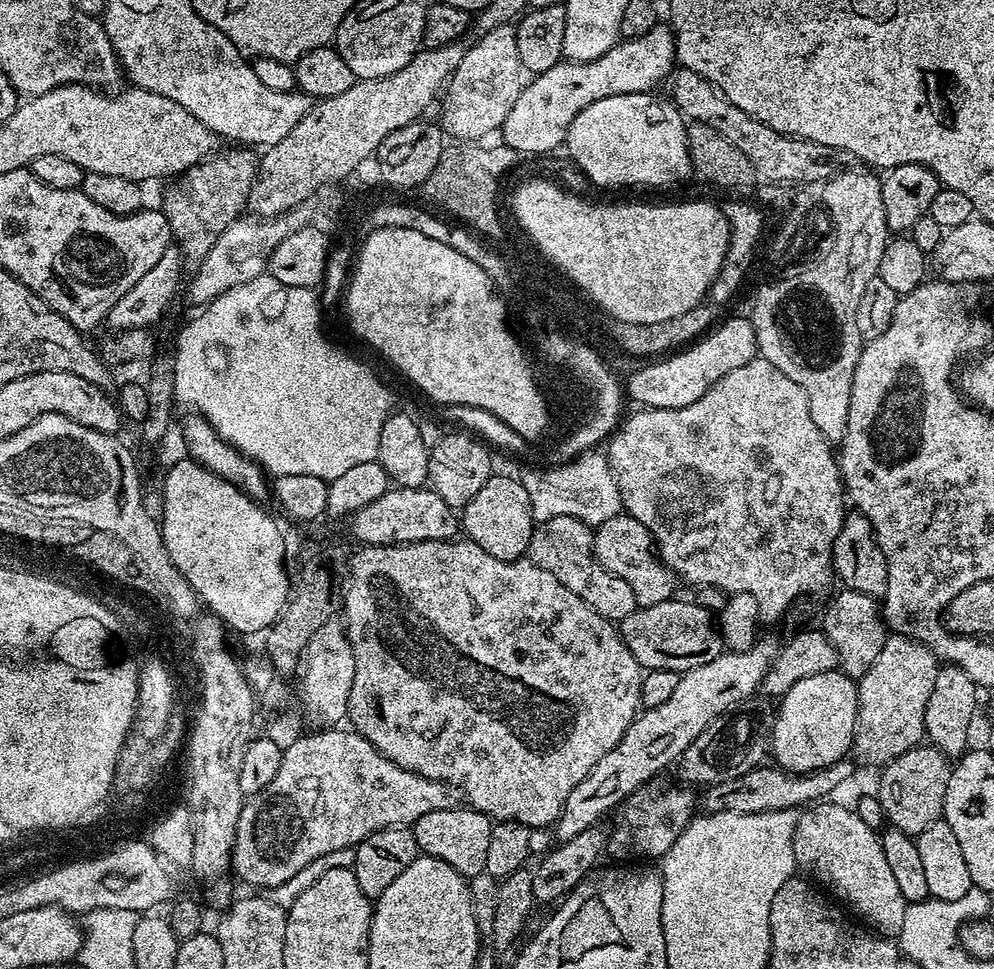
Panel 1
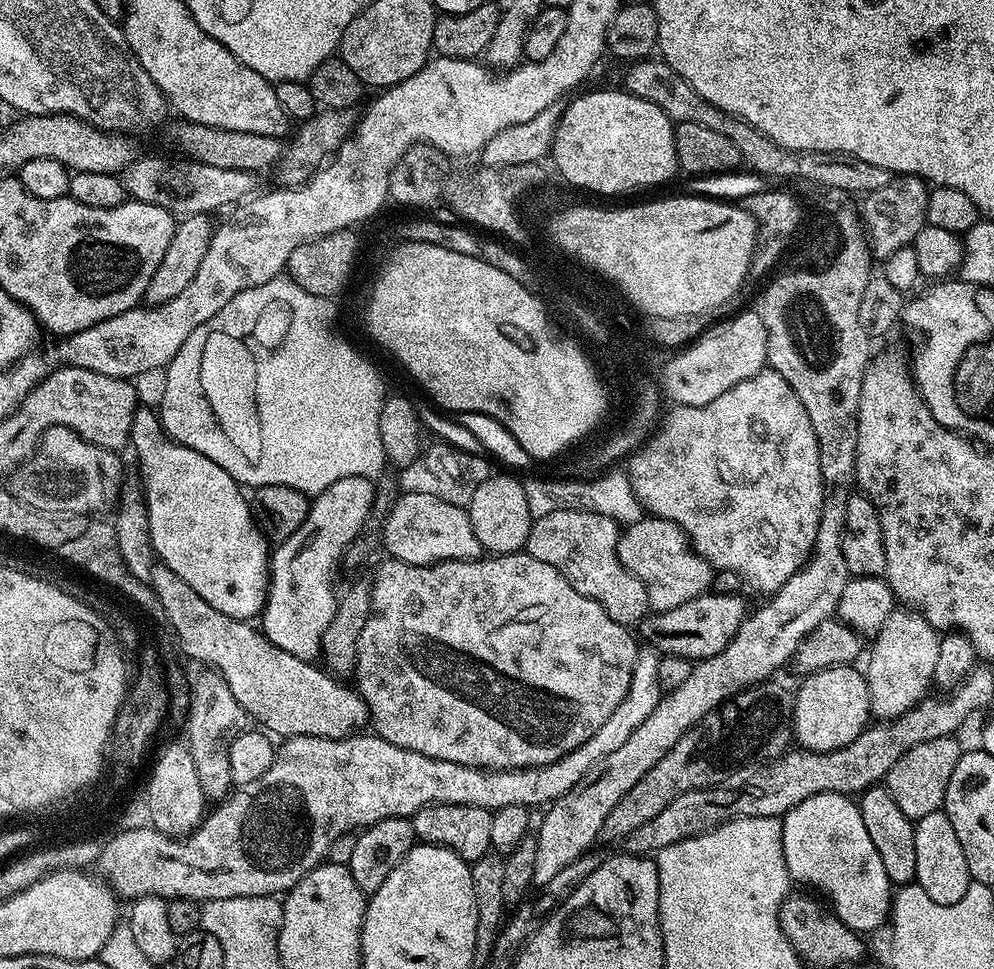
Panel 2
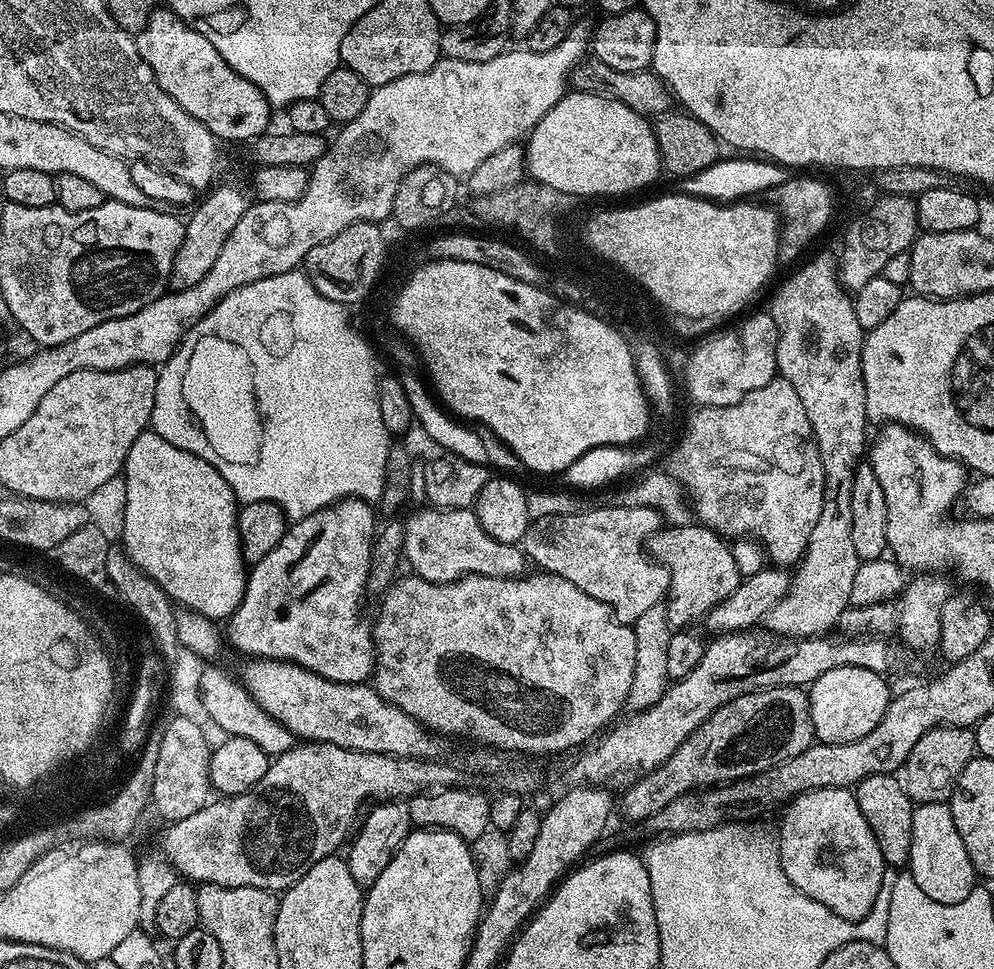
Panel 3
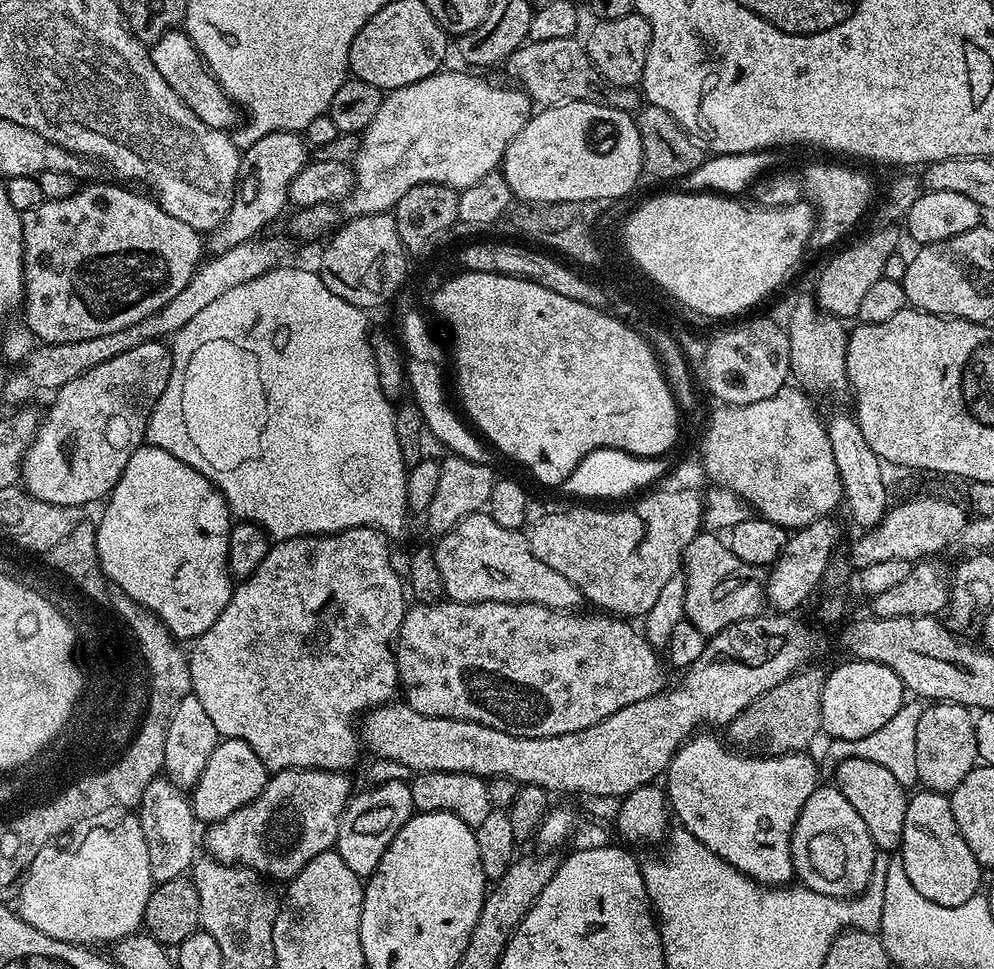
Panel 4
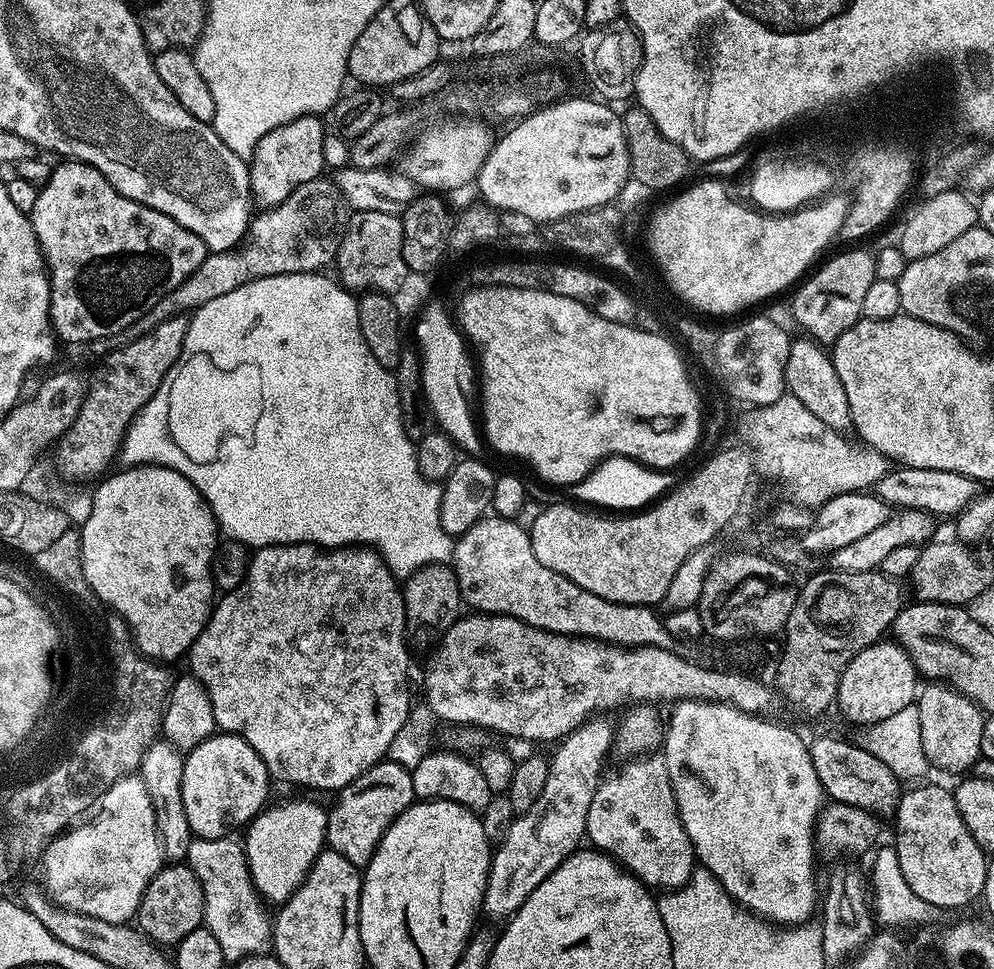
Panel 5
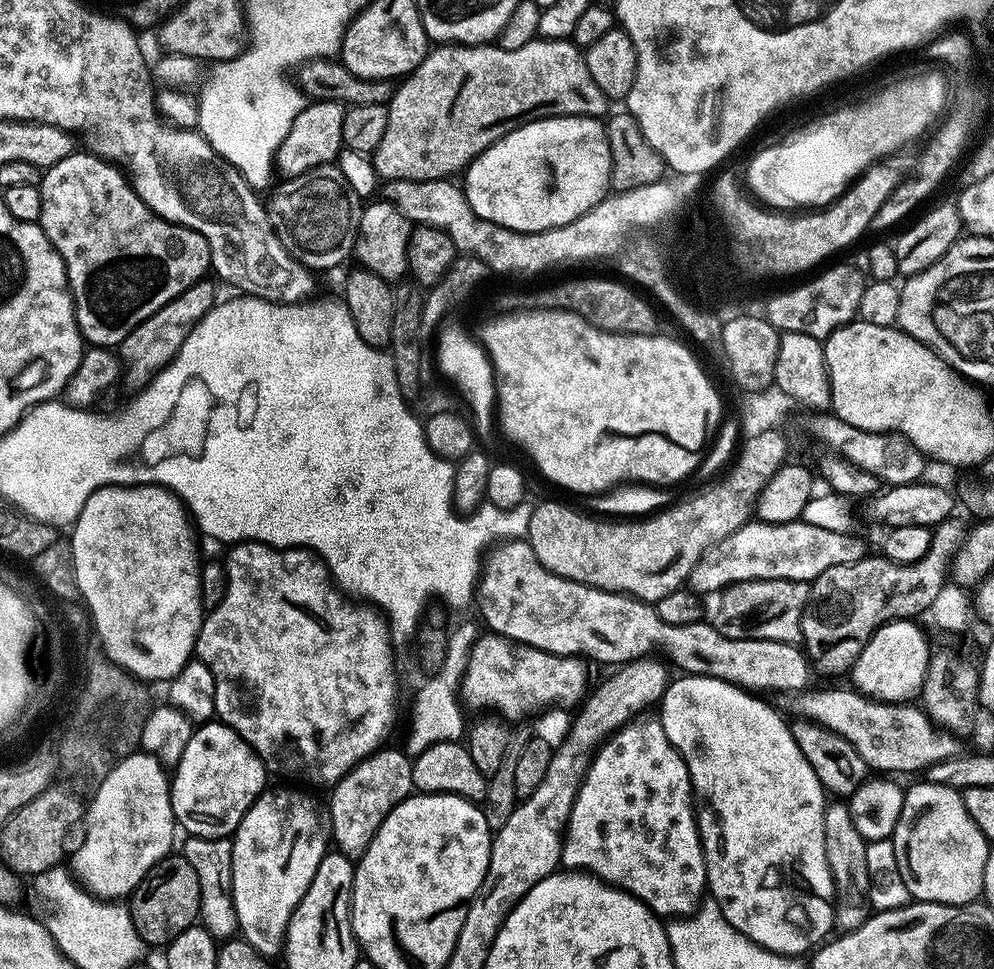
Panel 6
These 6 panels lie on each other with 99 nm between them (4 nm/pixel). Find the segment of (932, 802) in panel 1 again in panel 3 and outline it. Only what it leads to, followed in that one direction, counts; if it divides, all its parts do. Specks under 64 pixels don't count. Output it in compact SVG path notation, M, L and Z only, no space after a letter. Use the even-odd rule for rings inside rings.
M935 728L922 734L902 769L902 783L913 805L951 801L962 770L975 755L976 733L972 728Z

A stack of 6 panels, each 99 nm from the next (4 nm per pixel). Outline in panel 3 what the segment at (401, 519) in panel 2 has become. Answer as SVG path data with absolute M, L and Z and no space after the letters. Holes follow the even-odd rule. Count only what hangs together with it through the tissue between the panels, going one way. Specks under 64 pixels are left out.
M423 507L404 520L406 538L402 556L415 575L439 584L449 584L464 576L510 578L525 575L523 547L490 538L490 534L482 530L482 522L478 522L472 508Z

